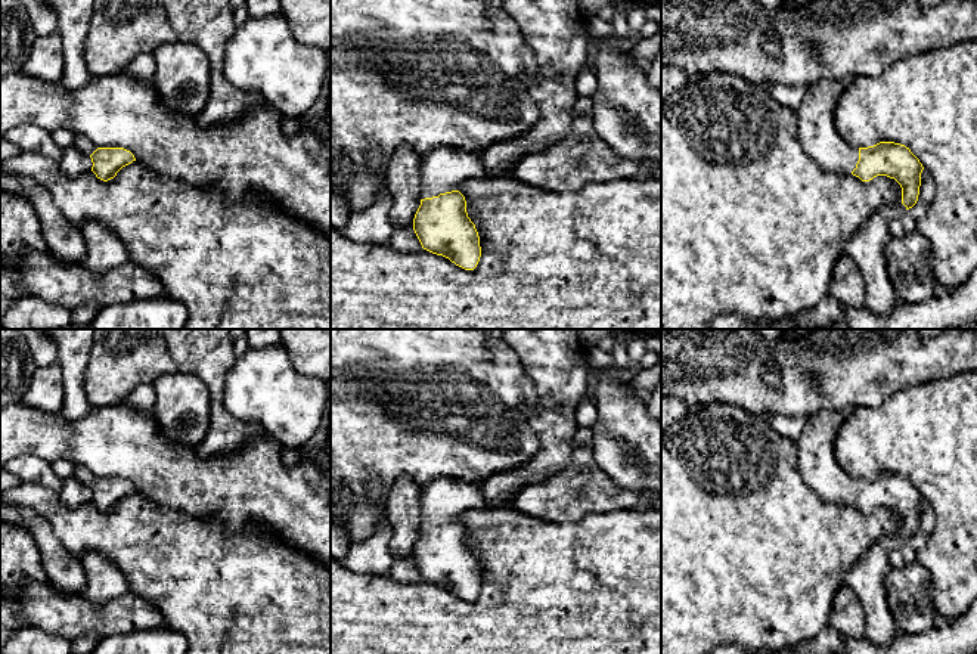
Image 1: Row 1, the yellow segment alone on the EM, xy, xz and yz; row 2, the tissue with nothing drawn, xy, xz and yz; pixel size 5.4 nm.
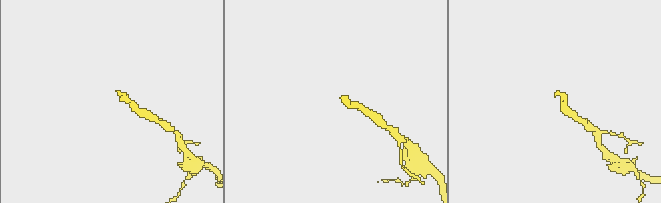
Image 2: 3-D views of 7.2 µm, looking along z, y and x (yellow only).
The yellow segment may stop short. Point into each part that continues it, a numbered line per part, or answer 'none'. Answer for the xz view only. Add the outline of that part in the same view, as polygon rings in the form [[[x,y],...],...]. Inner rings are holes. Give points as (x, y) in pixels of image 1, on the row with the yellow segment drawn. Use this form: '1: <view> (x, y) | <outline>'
1: xz (442, 170) | [[[432,148],[419,164],[421,199],[458,190],[465,180],[483,177],[486,168],[477,155],[455,148]]]

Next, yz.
1: yz (816, 129) | [[[825,78],[804,86],[804,97],[795,111],[797,133],[804,152],[829,173],[852,174],[859,161],[859,148],[843,139],[834,121],[838,99],[853,80]]]

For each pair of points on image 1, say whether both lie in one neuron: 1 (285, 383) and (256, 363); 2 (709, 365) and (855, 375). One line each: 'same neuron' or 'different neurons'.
1: same neuron
2: same neuron

